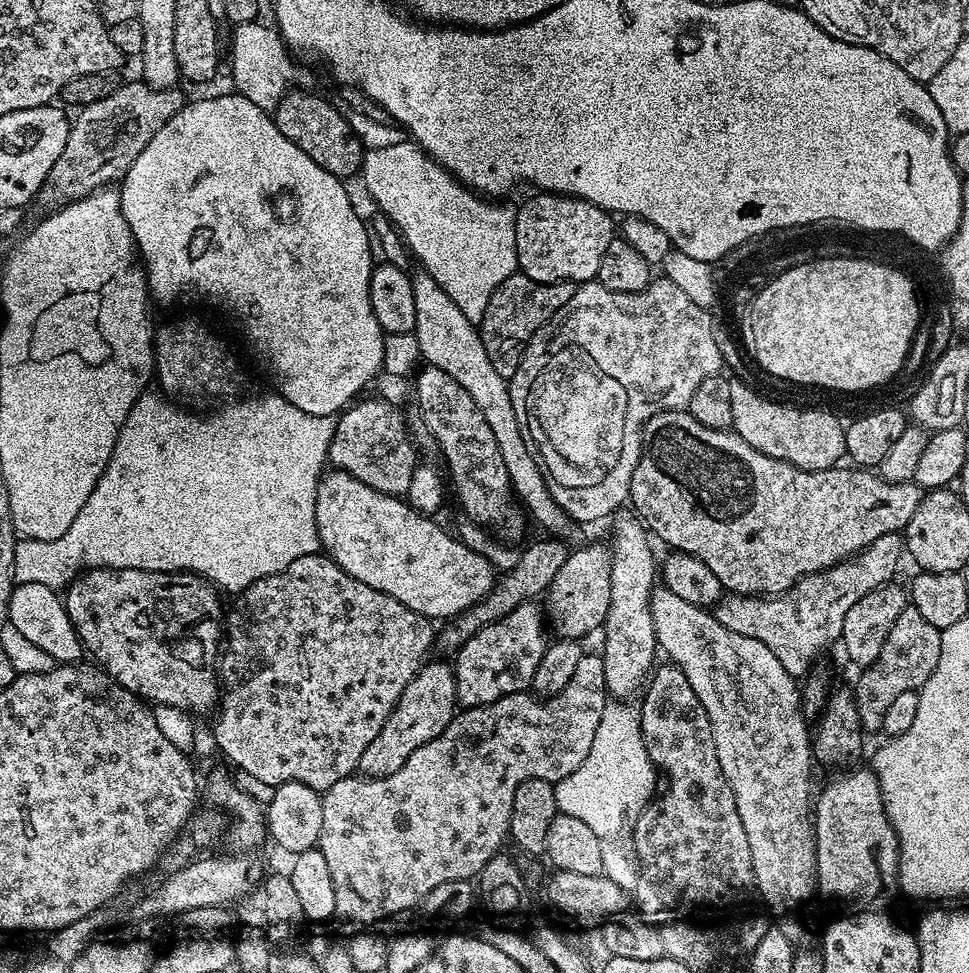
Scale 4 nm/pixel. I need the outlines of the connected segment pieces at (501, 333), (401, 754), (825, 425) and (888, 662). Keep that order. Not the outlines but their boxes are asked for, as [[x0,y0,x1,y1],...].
[[478,274,574,381],[358,663,457,776],[730,378,845,472],[854,606,942,733]]

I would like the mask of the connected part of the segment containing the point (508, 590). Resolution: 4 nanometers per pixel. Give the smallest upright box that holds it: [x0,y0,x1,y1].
[439,538,570,650]

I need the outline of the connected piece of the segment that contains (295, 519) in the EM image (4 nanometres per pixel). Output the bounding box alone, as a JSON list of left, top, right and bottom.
[13,394,337,594]

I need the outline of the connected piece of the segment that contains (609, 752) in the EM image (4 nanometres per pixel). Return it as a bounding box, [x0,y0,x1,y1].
[555,702,658,893]

